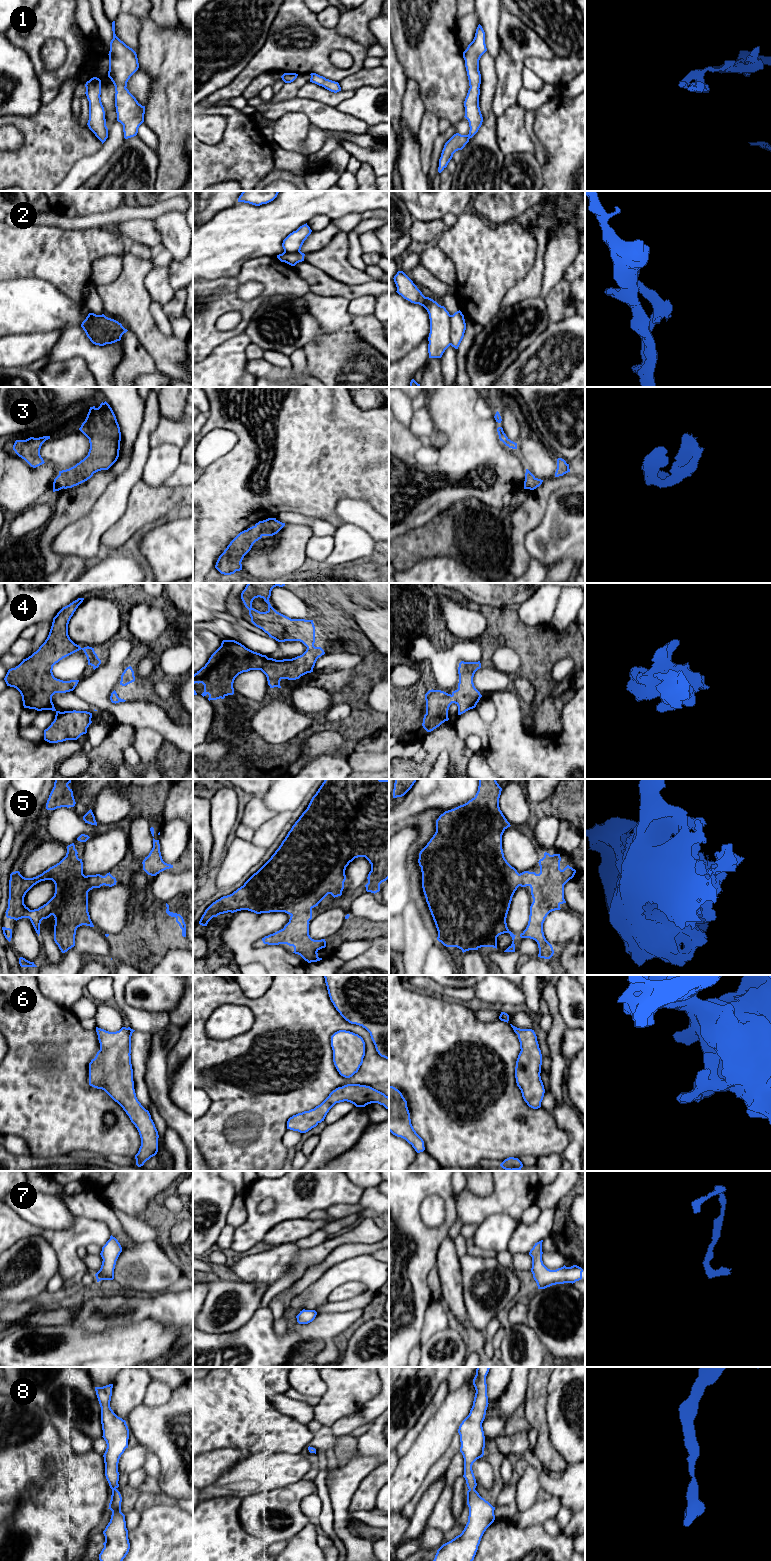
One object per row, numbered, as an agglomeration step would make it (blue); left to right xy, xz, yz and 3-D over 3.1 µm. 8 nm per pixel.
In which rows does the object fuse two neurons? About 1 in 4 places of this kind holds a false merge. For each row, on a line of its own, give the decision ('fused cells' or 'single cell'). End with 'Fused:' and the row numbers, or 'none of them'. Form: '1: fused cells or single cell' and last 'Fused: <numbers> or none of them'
1: single cell
2: fused cells
3: single cell
4: single cell
5: single cell
6: single cell
7: single cell
8: single cell
Fused: 2

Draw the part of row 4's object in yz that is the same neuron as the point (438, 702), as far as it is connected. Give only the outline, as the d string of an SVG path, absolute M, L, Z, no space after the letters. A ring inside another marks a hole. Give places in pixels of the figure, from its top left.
M461 661L458 667L458 689L448 694L441 690L429 690L425 694L426 714L422 726L427 732L431 732L445 721L448 721L448 710L452 703L458 706L458 715L476 707L482 695L475 688L473 677L481 668L480 661Z

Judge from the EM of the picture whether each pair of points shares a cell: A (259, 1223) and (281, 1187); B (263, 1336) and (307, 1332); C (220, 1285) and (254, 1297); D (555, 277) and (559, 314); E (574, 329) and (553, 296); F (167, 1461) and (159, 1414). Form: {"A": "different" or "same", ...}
{"A": "same", "B": "same", "C": "same", "D": "different", "E": "different", "F": "same"}

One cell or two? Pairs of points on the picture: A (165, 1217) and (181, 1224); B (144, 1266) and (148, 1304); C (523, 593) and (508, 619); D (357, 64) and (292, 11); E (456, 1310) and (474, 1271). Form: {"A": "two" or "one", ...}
{"A": "two", "B": "two", "C": "two", "D": "one", "E": "two"}

